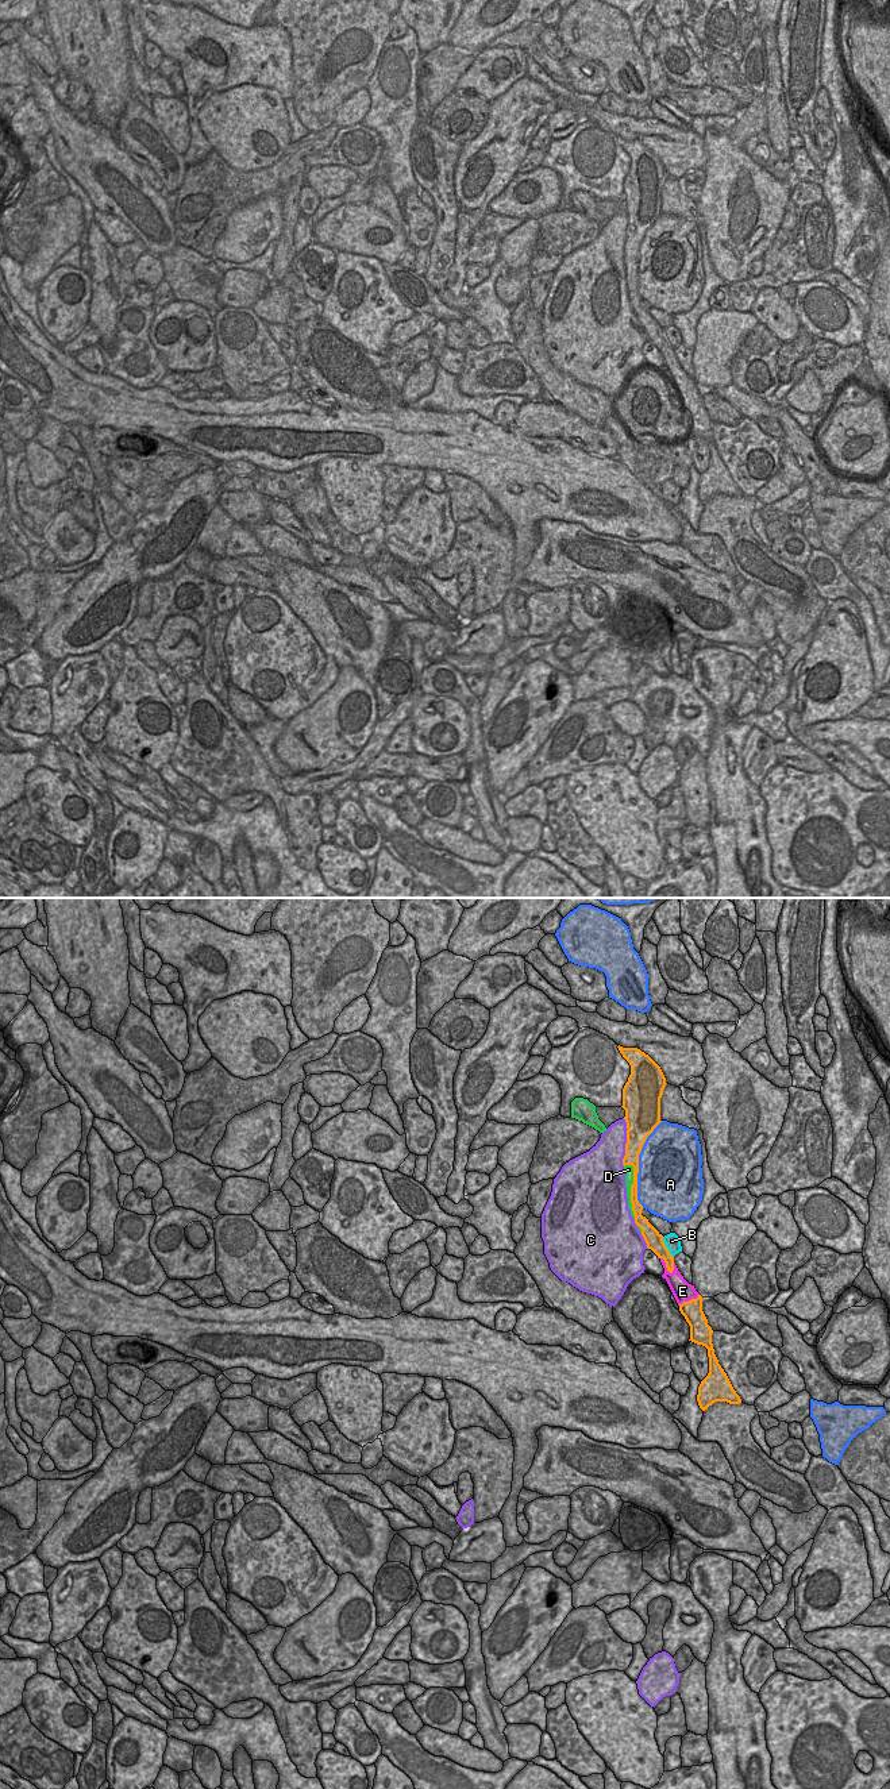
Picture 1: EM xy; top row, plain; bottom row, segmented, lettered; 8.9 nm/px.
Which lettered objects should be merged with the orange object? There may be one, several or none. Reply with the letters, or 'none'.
none

